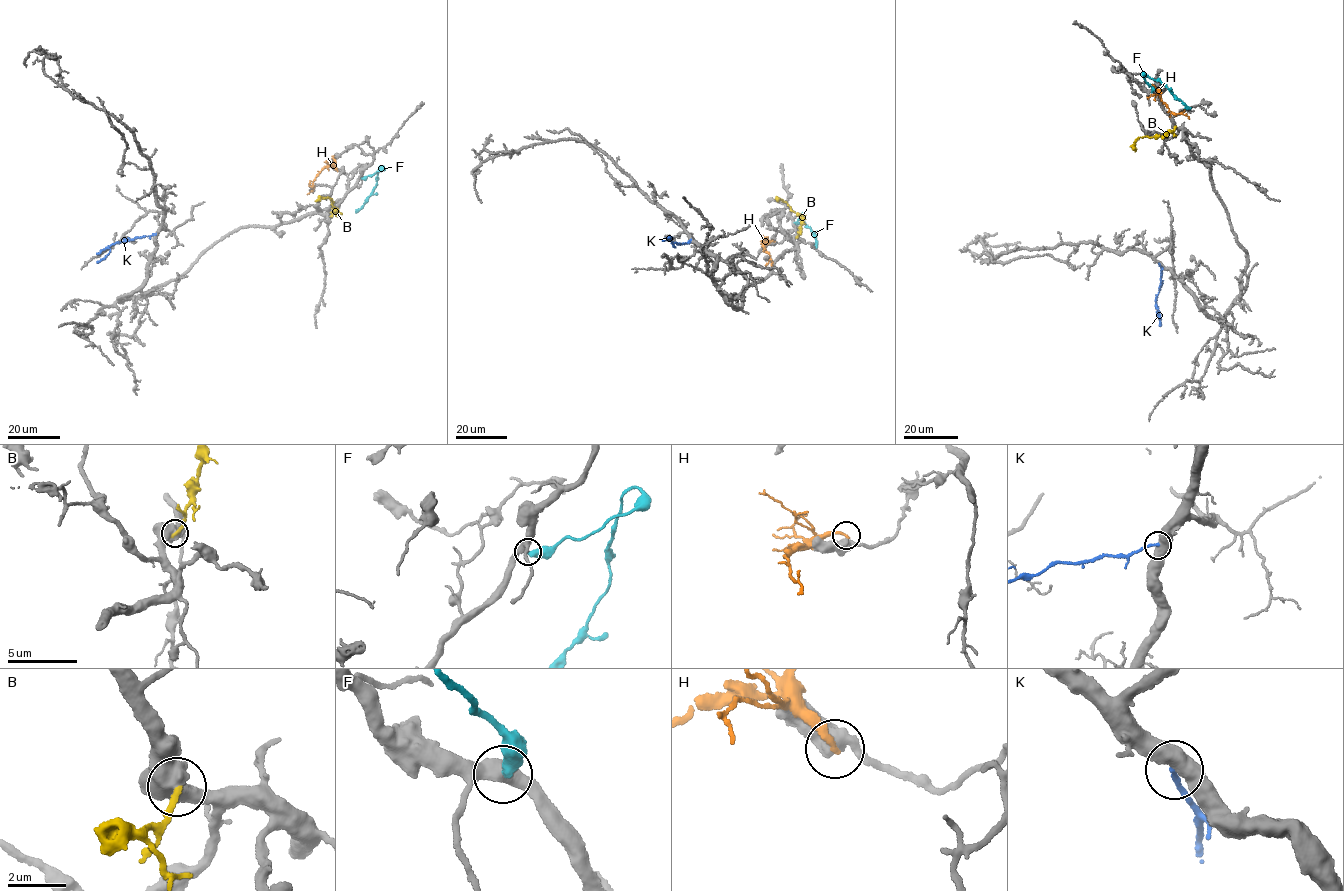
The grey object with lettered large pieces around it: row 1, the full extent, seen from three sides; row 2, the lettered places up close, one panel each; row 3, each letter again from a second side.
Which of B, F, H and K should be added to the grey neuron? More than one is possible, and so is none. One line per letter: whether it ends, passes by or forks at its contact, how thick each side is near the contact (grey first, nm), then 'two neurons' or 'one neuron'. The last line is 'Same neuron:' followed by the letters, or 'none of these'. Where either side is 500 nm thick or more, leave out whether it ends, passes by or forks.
B: calibres 600 and 240 nm; two neurons
F: it ends; calibres 400 and 400 nm; two neurons
H: it ends; calibres 480 and 220 nm; two neurons
K: calibres 600 and 180 nm; two neurons
Same neuron: none of these

